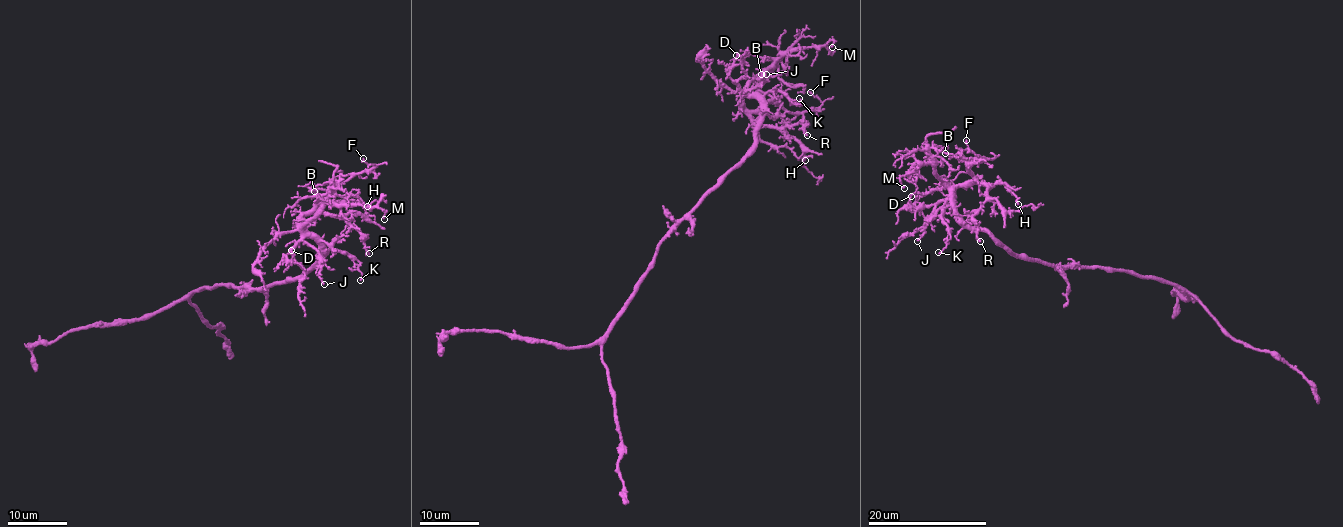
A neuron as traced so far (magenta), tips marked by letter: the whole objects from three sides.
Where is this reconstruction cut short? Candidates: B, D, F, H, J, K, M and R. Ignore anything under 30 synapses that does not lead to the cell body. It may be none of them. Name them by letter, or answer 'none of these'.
none of these

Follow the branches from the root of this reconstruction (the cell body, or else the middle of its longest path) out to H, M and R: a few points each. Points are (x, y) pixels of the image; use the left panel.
H: (247, 288), (261, 291), (289, 282), (316, 261), (321, 247), (300, 222), (315, 206), (349, 199), (367, 206)
M: (247, 288), (289, 282), (316, 261), (321, 247), (304, 225), (328, 203), (375, 206), (384, 219)
R: (247, 288), (261, 291), (289, 282), (316, 261), (321, 247), (300, 222), (305, 215), (341, 215), (369, 253)

